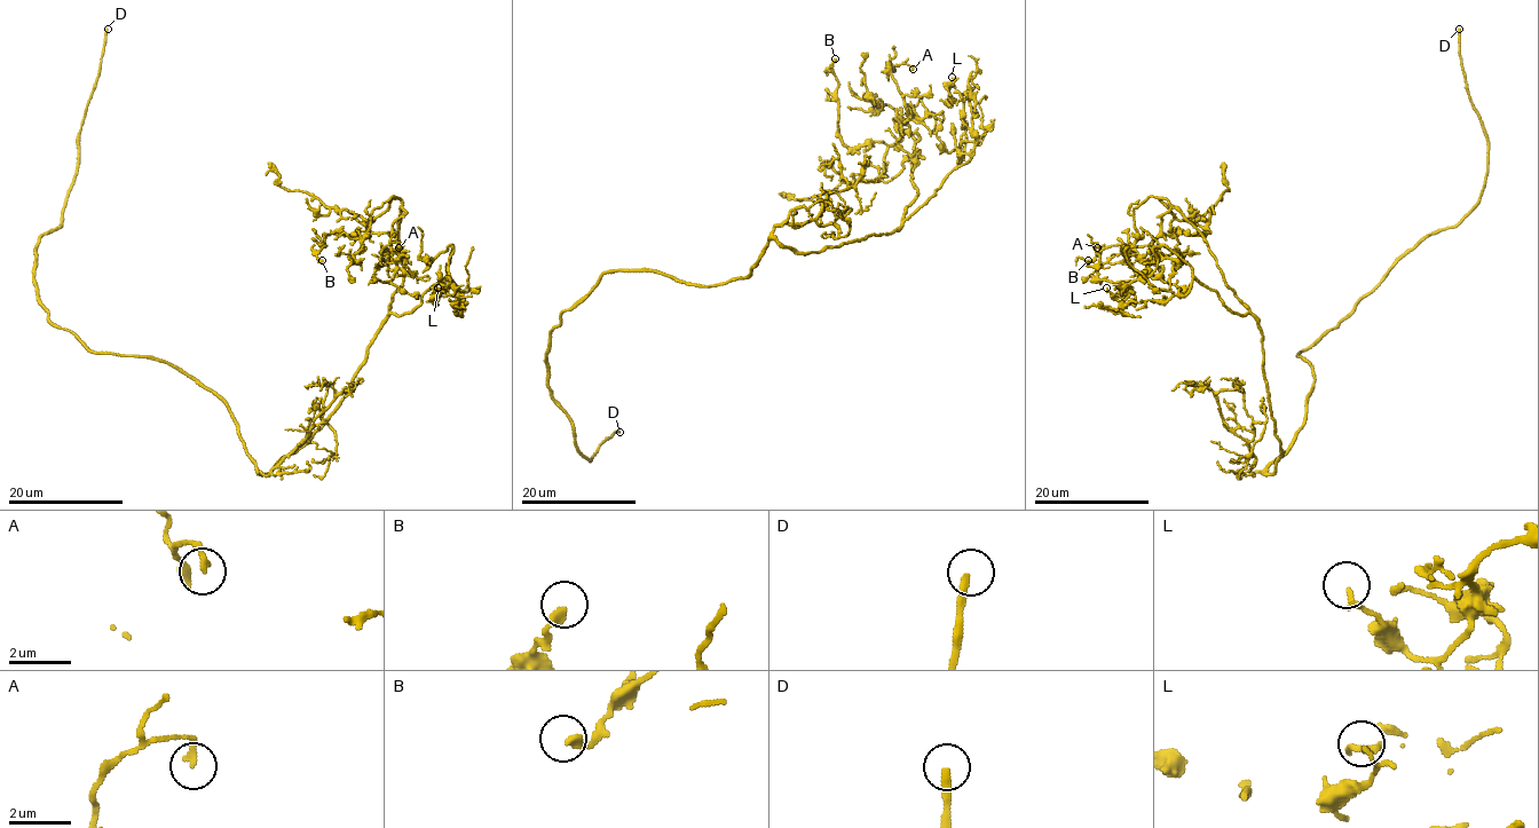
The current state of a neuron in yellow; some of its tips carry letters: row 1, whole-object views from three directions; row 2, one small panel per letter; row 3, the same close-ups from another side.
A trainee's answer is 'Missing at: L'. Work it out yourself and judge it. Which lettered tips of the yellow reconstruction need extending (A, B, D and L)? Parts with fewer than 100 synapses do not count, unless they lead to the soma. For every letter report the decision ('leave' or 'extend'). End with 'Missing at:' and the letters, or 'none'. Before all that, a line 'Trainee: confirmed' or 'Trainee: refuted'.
Trainee: refuted
A: leave
B: leave
D: extend
L: leave
Missing at: D

